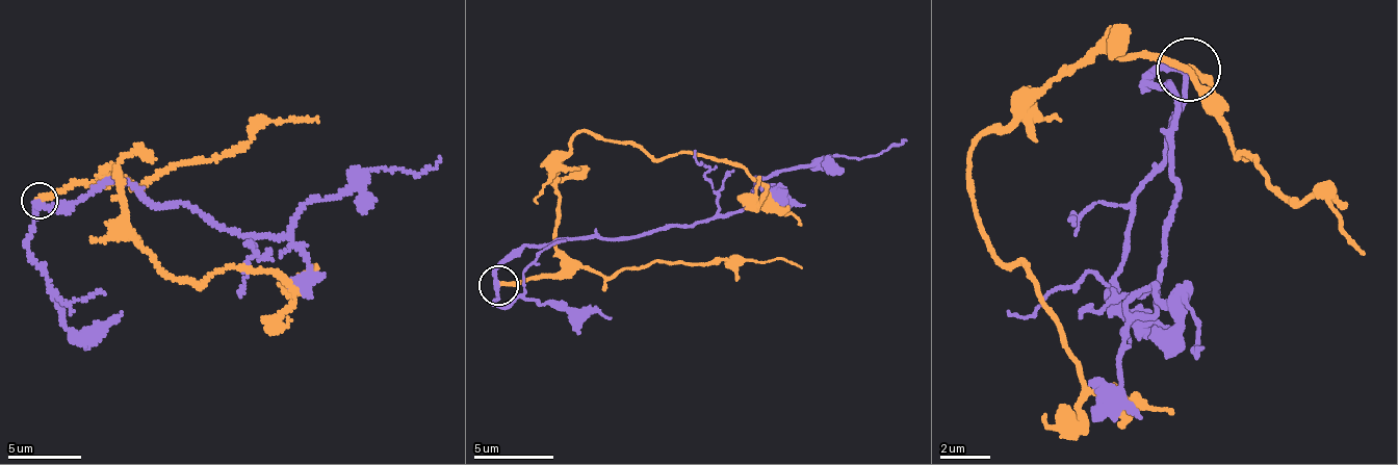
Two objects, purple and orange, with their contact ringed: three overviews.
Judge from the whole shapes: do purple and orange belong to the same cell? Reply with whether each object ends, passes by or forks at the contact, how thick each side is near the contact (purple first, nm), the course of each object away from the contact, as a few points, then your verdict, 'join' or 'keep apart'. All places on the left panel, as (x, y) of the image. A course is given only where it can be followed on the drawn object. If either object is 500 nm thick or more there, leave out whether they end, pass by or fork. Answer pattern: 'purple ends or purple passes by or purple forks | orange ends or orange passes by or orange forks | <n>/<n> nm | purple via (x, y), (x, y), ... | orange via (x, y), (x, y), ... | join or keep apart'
purple passes by | orange ends | 240/280 nm | purple via (36, 200), (128, 181), (155, 205), (274, 236), (370, 169), (425, 173), (439, 156) | orange via (41, 200), (112, 168), (159, 266), (200, 284), (270, 273), (294, 291), (288, 317) | keep apart

